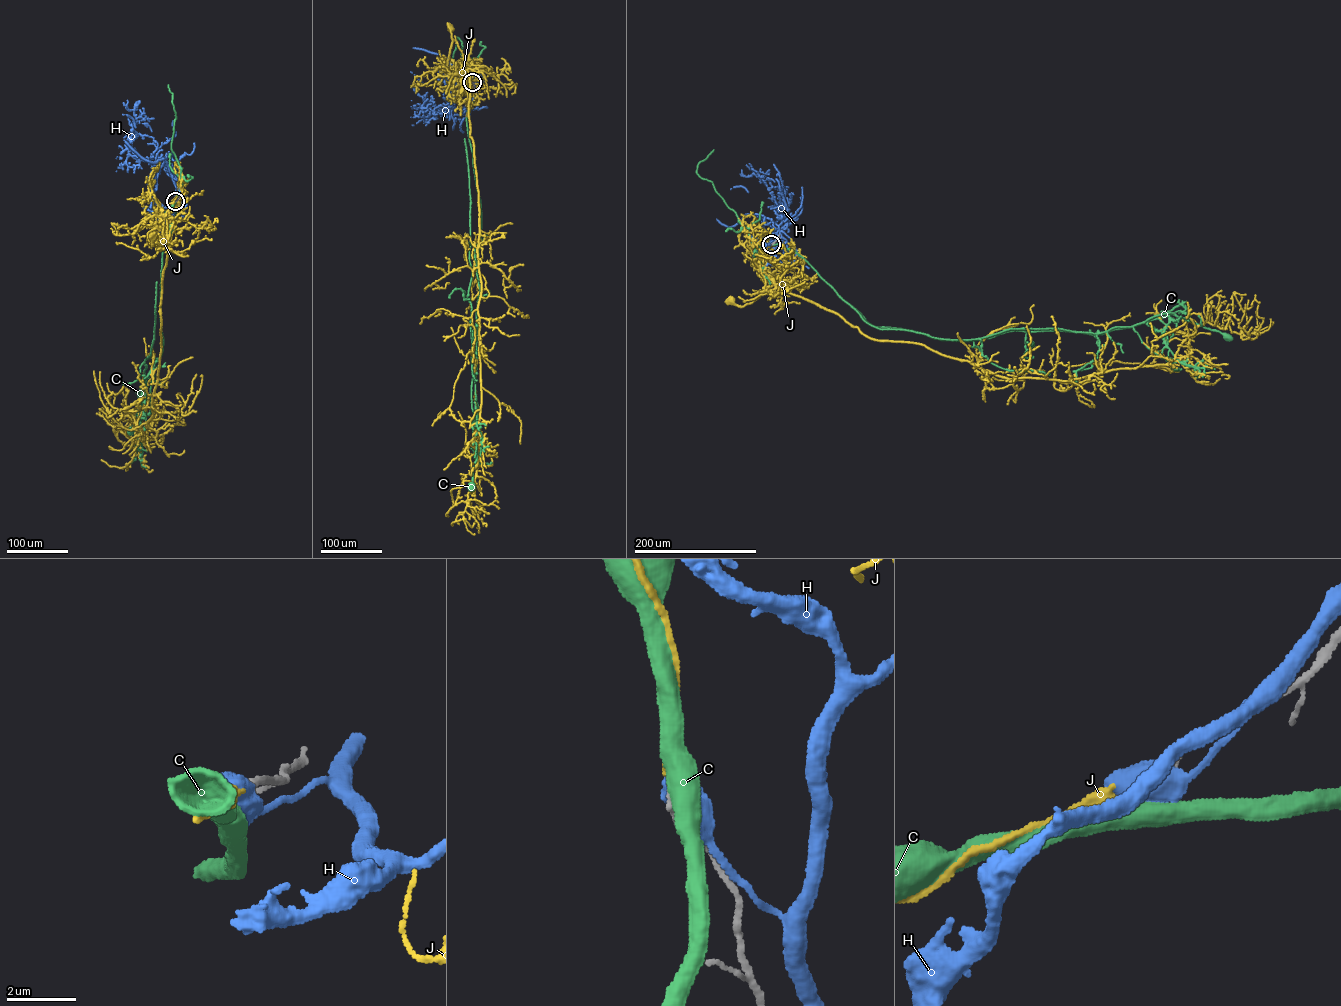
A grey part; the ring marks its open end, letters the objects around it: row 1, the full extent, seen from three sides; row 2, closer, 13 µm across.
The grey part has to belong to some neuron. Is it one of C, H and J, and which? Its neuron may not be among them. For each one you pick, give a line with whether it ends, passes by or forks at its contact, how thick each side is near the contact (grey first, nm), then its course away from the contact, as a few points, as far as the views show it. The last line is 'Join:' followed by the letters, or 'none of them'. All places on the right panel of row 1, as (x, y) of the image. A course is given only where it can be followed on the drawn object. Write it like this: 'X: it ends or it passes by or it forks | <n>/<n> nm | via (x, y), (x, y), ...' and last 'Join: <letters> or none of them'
J: it ends | 200/400 nm | via (771, 244), (762, 246), (759, 252), (771, 276), (769, 286), (743, 306), (730, 299)
Join: J

